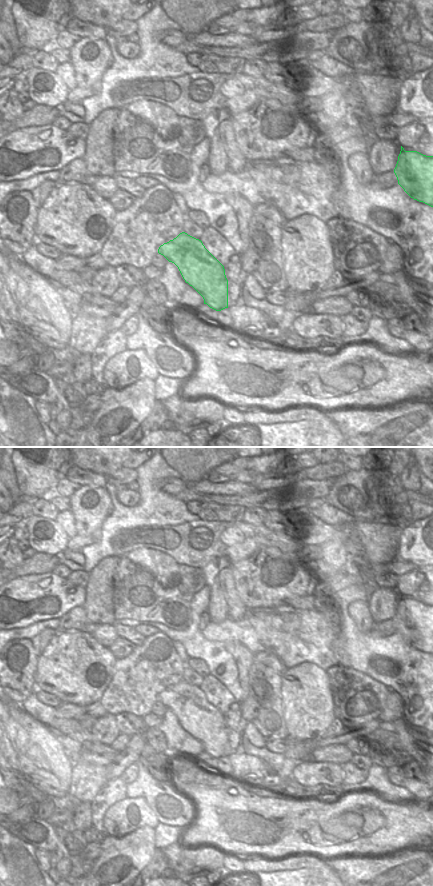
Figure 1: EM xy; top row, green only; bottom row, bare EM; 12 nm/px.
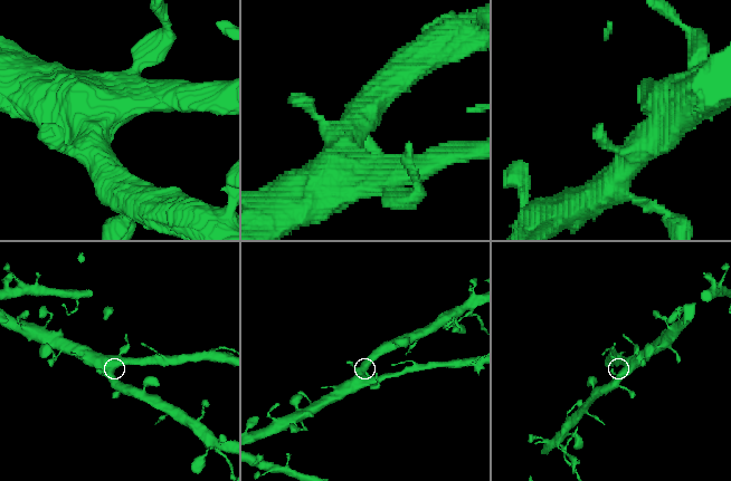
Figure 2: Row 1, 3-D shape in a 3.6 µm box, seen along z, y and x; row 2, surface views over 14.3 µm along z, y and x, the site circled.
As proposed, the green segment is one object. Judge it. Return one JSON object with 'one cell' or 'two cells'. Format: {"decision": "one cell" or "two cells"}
{"decision": "one cell"}

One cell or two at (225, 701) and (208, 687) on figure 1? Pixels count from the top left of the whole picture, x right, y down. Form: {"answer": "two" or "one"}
{"answer": "one"}

